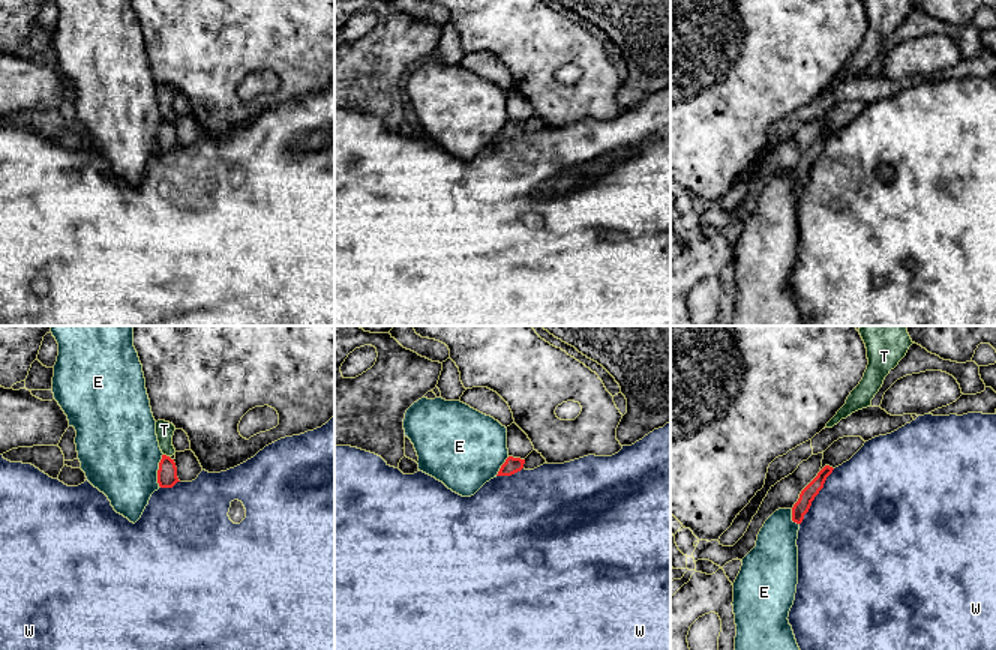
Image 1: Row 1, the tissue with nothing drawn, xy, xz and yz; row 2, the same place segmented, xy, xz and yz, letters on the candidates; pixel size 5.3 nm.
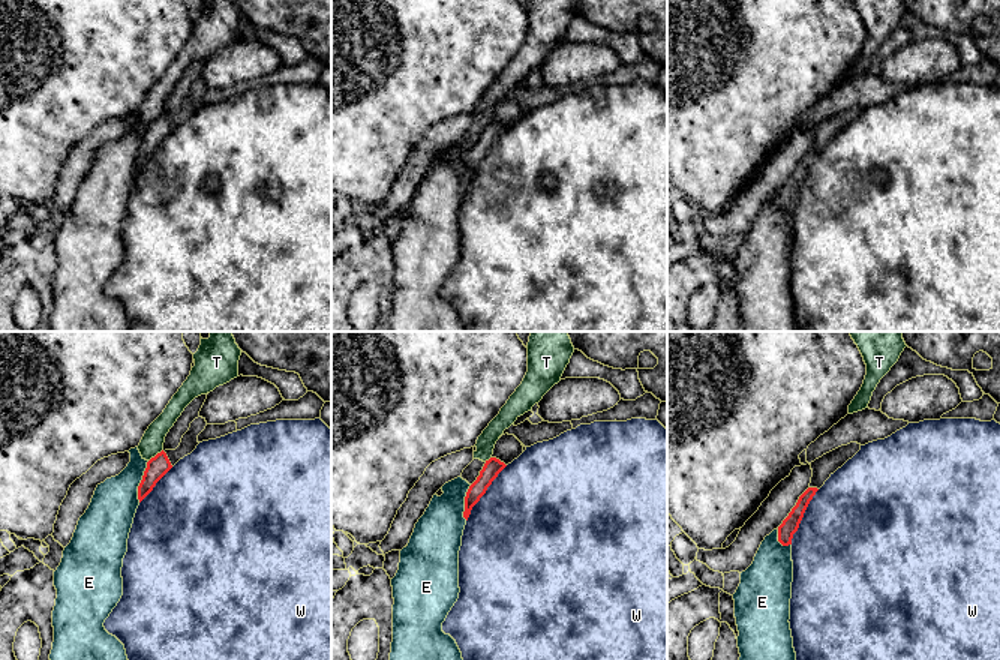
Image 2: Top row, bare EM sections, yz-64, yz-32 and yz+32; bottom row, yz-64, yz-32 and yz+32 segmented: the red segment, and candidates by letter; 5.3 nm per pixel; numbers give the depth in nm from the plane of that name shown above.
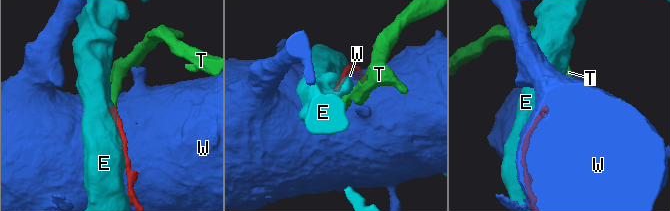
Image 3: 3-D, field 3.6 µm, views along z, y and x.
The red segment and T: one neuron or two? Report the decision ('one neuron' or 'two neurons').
two neurons

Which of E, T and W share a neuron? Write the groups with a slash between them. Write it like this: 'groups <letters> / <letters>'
groups E / T / W

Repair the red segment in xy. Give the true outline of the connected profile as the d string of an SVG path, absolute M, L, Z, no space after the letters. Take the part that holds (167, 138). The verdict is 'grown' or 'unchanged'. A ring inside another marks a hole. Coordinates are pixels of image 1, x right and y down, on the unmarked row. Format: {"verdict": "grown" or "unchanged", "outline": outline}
{"verdict": "unchanged", "outline": "M162 119L158 134L158 147L160 152L172 152L178 144L174 123Z"}

